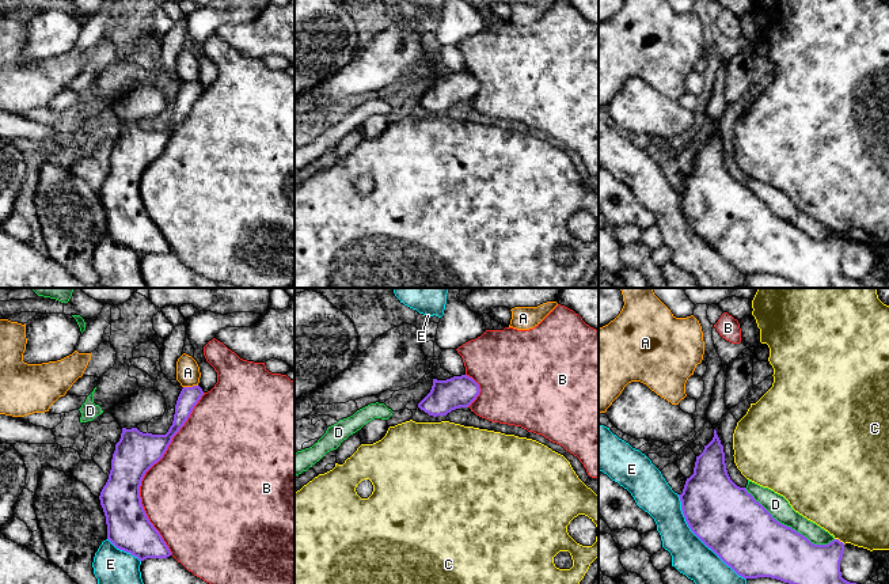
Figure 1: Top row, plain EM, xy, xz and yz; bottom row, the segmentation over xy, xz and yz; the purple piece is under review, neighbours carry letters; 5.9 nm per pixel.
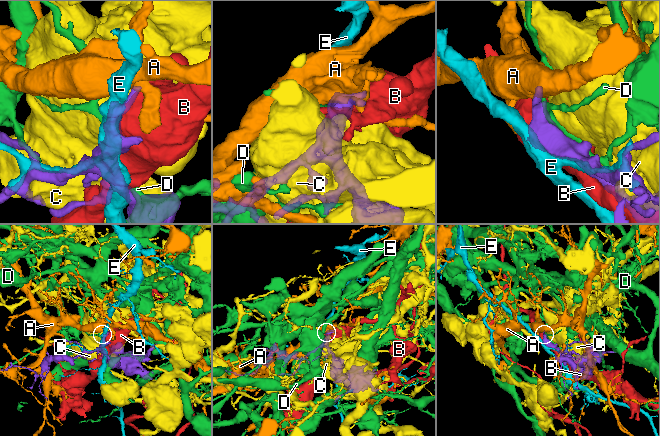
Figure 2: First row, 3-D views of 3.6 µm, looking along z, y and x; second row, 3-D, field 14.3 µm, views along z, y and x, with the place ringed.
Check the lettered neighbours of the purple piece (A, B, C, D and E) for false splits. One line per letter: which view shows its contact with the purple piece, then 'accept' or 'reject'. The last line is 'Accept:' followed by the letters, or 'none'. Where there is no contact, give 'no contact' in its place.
A: xy | reject
B: xy | reject
C: yz | reject
D: yz | reject
E: yz | reject
Accept: none

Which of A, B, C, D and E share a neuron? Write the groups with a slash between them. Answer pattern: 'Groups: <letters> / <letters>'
Groups: A / B / C / D / E

